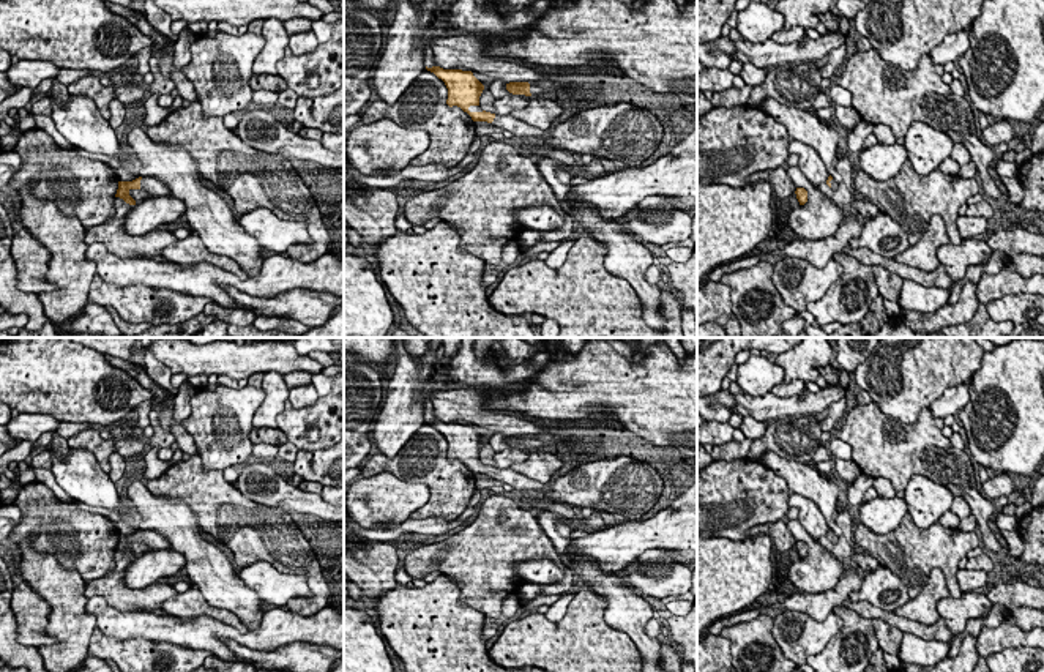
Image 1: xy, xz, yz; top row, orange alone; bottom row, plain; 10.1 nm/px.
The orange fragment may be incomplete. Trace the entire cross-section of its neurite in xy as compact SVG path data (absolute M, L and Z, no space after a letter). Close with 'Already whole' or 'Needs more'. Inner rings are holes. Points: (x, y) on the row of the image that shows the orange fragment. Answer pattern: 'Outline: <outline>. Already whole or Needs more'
Outline: M139 177L132 181L118 181L118 189L115 197L123 199L129 205L136 205L136 200L129 196L131 189L147 189L150 196L159 197L159 196L169 196L169 188L153 178L153 177Z. Needs more

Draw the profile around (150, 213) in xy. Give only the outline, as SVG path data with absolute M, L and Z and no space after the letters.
M147 197L125 215L125 230L129 235L144 235L156 230L161 224L175 222L183 218L186 205L175 197Z

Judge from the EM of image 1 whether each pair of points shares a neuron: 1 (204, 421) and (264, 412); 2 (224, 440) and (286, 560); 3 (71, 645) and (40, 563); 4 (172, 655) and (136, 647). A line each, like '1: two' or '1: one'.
1: two
2: two
3: one
4: one

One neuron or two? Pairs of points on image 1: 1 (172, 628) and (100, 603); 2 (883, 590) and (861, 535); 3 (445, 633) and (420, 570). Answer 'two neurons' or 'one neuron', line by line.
1: one neuron
2: two neurons
3: two neurons

